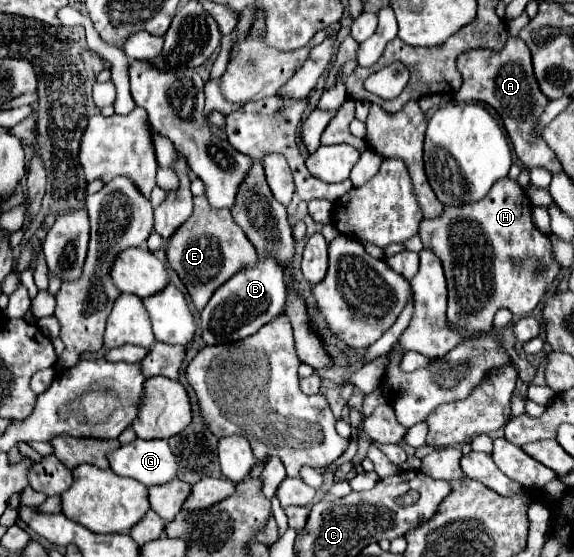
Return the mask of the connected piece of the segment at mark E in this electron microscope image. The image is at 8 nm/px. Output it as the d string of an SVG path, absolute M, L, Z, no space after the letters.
M203 195L193 197L193 203L195 207L191 217L167 239L165 255L171 269L175 269L175 273L187 287L195 309L203 311L217 287L221 287L241 269L249 269L257 263L257 253L247 241L245 233L235 225L231 213L215 213L215 209L207 205L207 199Z

